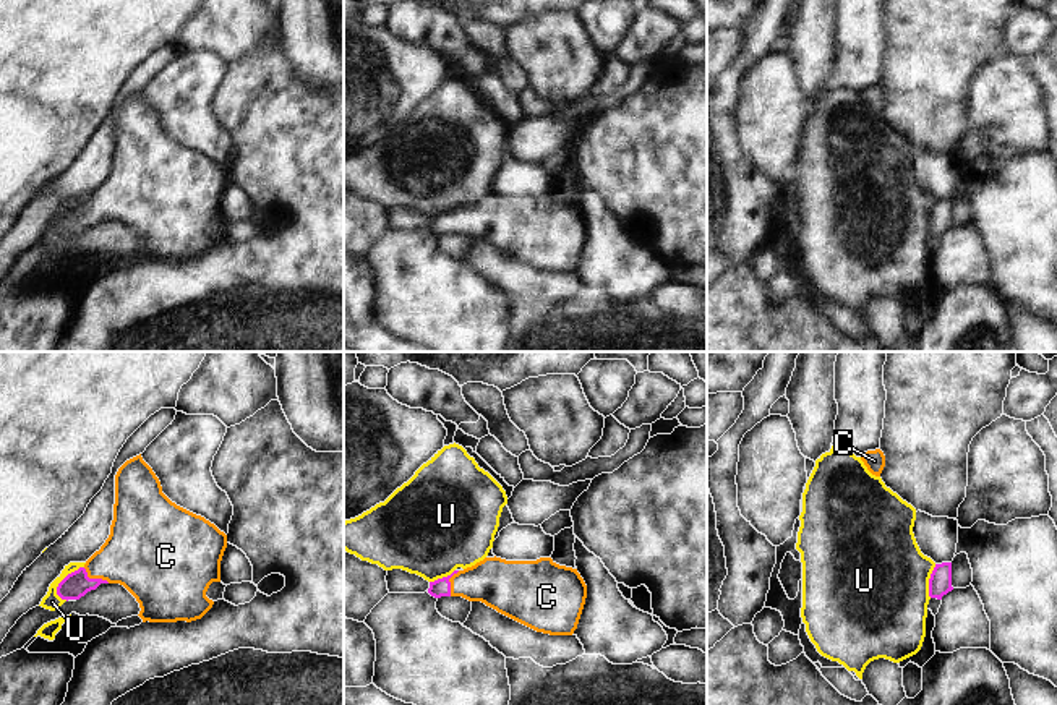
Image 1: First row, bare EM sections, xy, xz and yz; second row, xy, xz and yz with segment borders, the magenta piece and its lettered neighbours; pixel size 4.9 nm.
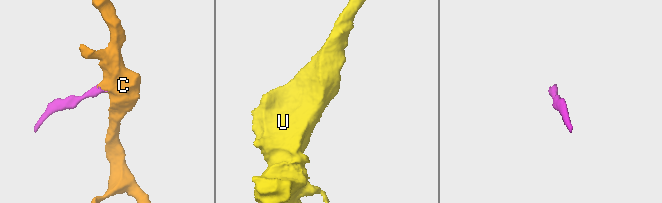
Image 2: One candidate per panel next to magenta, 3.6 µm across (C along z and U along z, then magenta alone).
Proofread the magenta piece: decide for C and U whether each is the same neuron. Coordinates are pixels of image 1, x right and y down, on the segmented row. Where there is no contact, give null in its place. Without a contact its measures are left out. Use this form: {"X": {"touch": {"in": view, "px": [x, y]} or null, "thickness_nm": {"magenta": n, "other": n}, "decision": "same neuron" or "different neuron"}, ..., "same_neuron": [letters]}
{"C": {"touch": {"in": "xy", "px": [94, 579]}, "thickness_nm": {"magenta": 130, "other": 340}, "decision": "same neuron"}, "U": {"touch": {"in": "xy", "px": [62, 581]}, "thickness_nm": {"magenta": 130, "other": 90}, "decision": "different neuron"}, "same_neuron": ["C"]}

